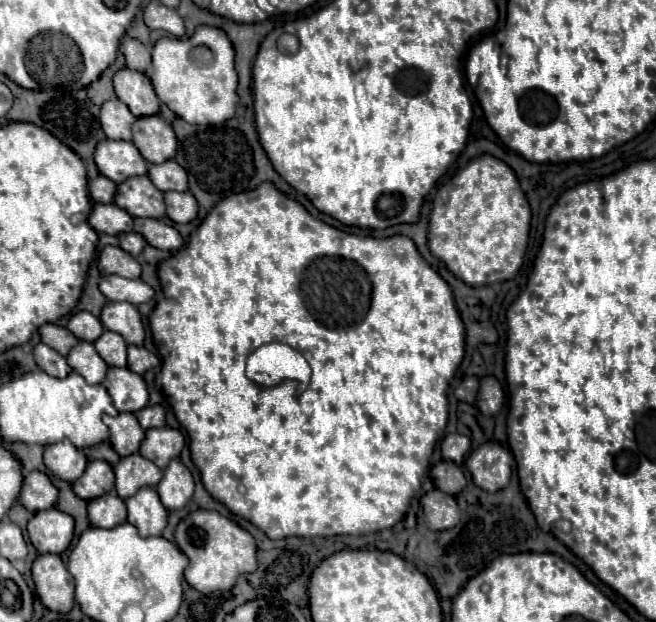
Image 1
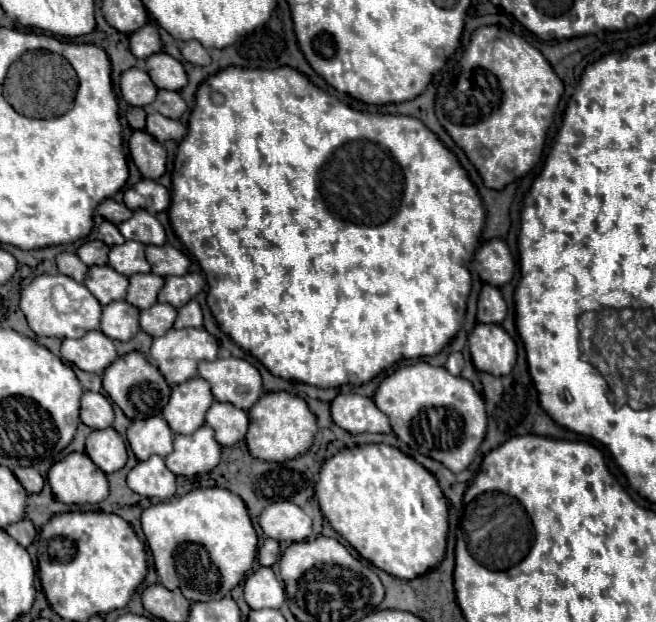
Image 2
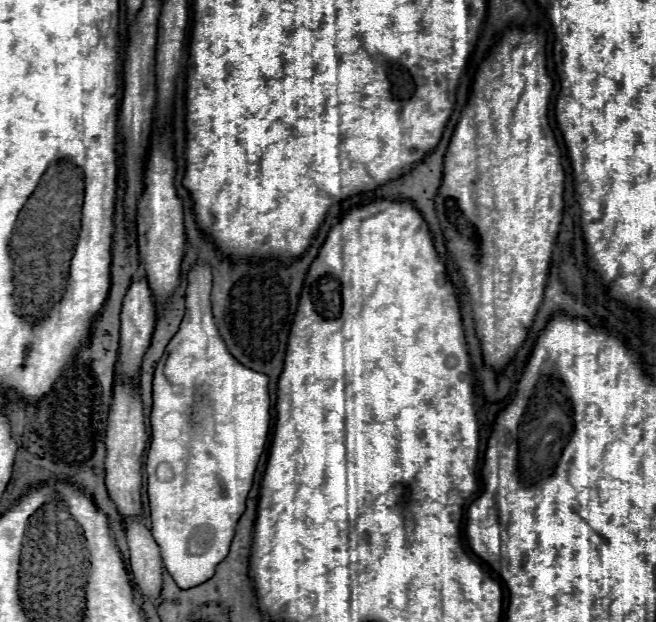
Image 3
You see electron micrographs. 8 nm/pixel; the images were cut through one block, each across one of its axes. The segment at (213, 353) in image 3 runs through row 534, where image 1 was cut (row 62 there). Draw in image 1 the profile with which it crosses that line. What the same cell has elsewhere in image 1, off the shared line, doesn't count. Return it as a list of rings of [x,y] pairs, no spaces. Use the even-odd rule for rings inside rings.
[[[198,26],[190,38],[162,38],[152,50],[152,86],[176,116],[190,124],[222,124],[234,116],[238,104],[238,76],[234,70],[234,48],[228,36],[210,26]]]

